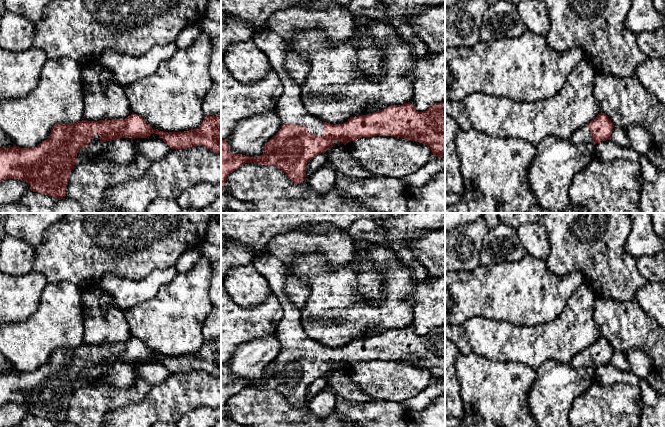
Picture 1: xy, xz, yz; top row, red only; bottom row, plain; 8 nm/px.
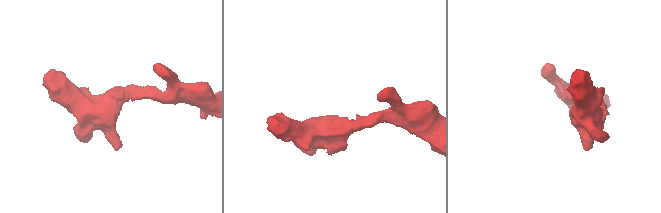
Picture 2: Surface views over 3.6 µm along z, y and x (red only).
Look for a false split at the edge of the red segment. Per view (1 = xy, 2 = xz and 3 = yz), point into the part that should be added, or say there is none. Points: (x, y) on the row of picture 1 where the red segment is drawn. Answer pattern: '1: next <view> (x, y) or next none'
1: next xy (95, 141)
2: next xz (291, 110)
3: next yz (582, 136)

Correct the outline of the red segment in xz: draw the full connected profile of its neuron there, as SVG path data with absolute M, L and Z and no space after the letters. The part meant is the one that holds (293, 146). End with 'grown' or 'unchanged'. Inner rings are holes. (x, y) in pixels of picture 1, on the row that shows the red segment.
M264 28L255 32L251 41L268 56L272 70L282 80L284 91L275 111L279 114L283 126L265 144L263 154L260 157L232 153L226 140L221 139L221 188L226 185L229 174L245 163L275 166L281 169L292 183L300 184L306 177L306 166L311 159L318 154L325 153L328 148L332 148L335 141L340 141L346 145L348 142L362 137L379 135L409 139L428 145L433 156L445 157L445 102L434 104L423 112L416 111L410 102L392 105L381 111L352 117L343 124L328 124L310 115L302 104L300 86L289 76L285 68L289 46L278 33Z; grown

